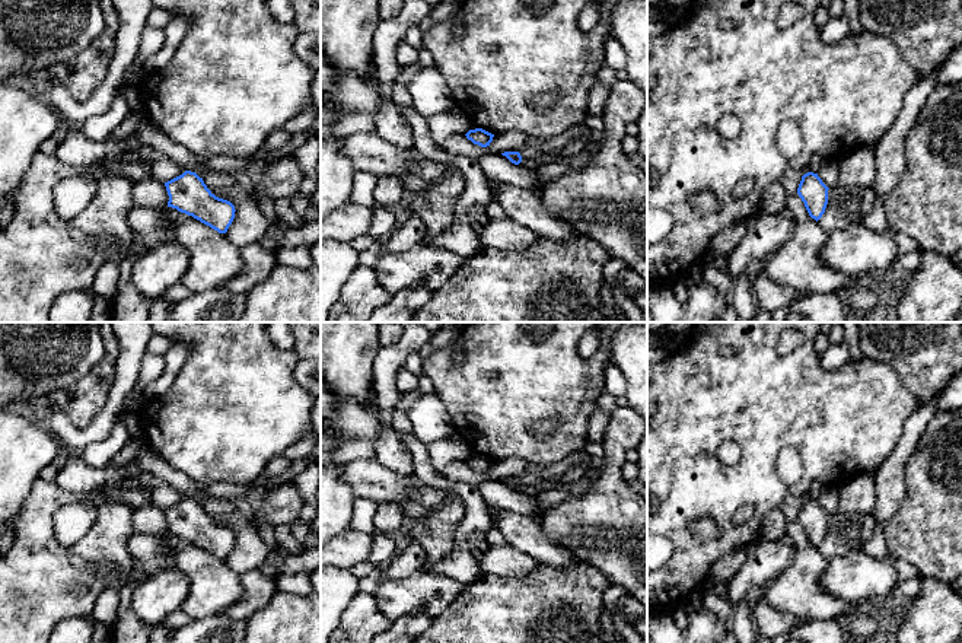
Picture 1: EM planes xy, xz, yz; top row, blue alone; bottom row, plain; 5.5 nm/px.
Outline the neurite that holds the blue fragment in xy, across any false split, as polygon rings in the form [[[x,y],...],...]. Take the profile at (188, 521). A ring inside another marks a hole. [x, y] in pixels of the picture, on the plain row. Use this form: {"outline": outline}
{"outline": [[[185,497],[182,502],[165,509],[169,528],[168,534],[192,542],[219,560],[226,560],[235,545],[235,532],[216,523],[195,499]]]}

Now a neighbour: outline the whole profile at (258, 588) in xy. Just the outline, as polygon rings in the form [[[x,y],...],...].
[[[259,569],[249,570],[240,574],[243,586],[242,598],[220,614],[229,615],[233,620],[248,620],[257,611],[264,608],[270,598],[277,592],[275,580],[278,577],[268,576]]]

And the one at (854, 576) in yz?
[[[860,551],[828,560],[828,567],[821,576],[821,586],[831,595],[860,602],[869,598],[886,596],[899,582],[896,557],[873,558]]]

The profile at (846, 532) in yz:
[[[835,512],[828,516],[828,531],[818,551],[831,560],[850,551],[860,551],[876,528],[872,513]]]

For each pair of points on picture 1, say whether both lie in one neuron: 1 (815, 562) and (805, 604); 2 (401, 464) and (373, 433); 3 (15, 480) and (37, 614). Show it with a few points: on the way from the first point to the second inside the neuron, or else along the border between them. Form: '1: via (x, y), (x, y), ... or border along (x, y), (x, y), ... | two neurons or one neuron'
1: via (805, 572), (805, 594) | one neuron
2: via (395, 457), (381, 441) | one neuron
3: border along (38, 478), (15, 513) | two neurons

